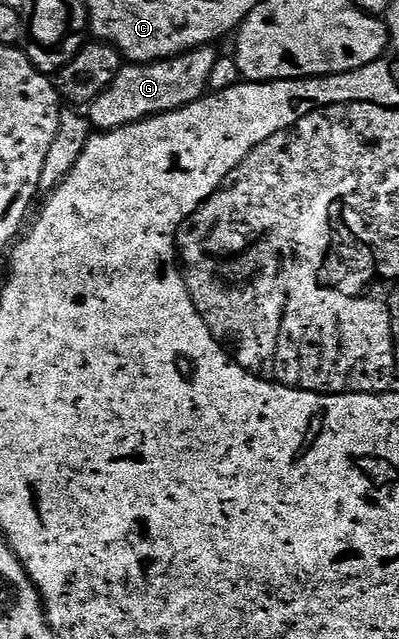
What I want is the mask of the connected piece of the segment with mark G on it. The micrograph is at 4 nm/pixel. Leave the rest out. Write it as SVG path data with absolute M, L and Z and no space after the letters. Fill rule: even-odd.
M216 46L197 47L176 55L174 59L162 59L155 63L129 63L111 81L111 85L87 107L87 118L98 132L113 131L132 123L144 123L155 115L178 111L191 105L209 91L209 78L219 58Z

